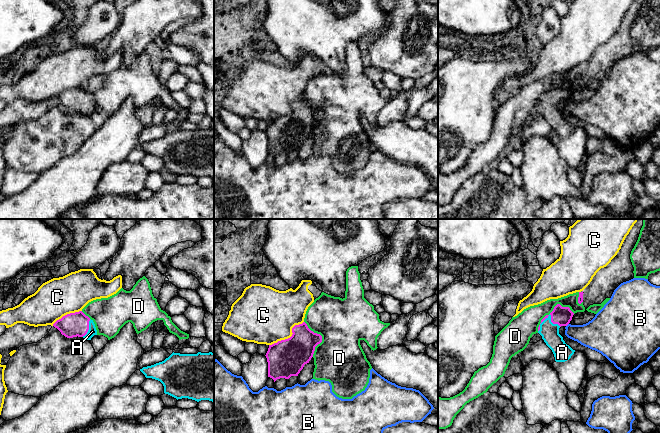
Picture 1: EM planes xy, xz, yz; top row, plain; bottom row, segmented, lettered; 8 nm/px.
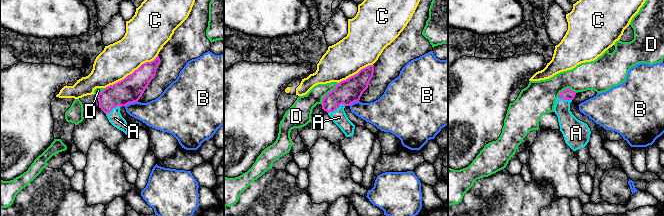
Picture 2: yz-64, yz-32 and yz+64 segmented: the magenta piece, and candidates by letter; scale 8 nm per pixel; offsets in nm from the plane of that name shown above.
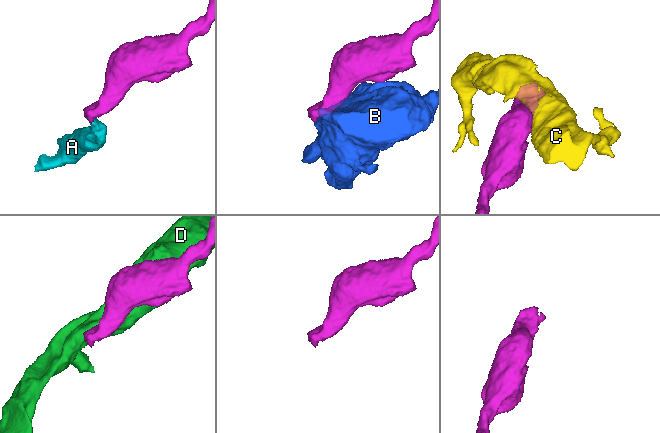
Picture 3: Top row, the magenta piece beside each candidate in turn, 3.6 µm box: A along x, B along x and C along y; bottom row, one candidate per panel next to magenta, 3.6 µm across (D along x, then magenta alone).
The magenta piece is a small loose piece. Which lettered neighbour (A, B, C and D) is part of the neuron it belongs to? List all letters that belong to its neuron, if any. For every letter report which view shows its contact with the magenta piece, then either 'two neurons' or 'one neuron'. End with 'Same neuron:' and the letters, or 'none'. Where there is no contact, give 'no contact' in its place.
A: contact in yz; one neuron
B: contact in yz; two neurons
C: contact in xz; two neurons
D: contact in yz; two neurons
Same neuron: A

